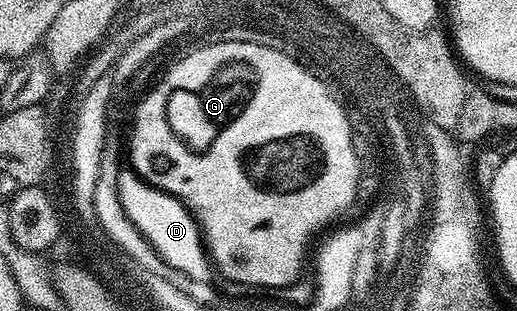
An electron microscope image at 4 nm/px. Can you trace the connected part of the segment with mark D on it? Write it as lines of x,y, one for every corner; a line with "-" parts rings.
121,167
118,169
118,193
128,219
173,272
181,271
188,281
202,281
214,285
214,267
200,255
200,241
204,241
202,233
206,231
206,227
202,225
196,210
188,207
187,200
178,197
176,191
169,187
160,186
158,183
148,185
140,173
126,173

